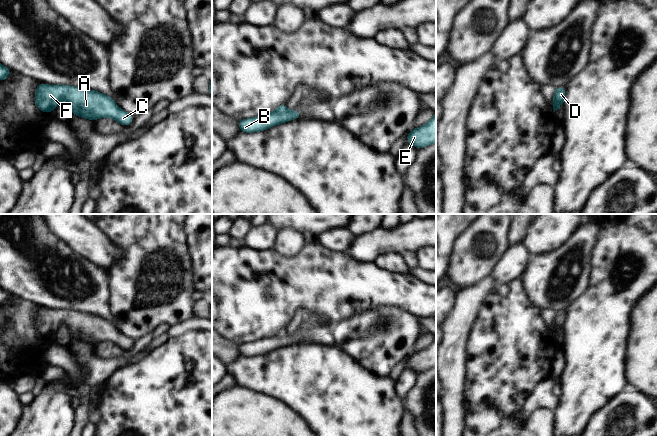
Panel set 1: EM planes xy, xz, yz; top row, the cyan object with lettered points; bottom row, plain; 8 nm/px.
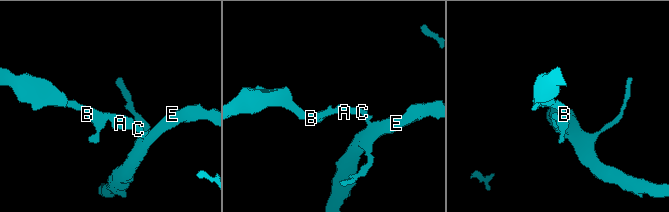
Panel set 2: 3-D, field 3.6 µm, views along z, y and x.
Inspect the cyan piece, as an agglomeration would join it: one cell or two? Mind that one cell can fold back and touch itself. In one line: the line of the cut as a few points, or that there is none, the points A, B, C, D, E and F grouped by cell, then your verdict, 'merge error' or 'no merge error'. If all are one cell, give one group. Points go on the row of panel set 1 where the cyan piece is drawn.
no cut; A B C D E F; no merge error

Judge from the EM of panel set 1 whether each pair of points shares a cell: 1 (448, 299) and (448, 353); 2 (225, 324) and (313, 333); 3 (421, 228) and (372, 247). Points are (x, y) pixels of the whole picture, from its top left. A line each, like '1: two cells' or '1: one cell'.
1: two cells
2: two cells
3: one cell

